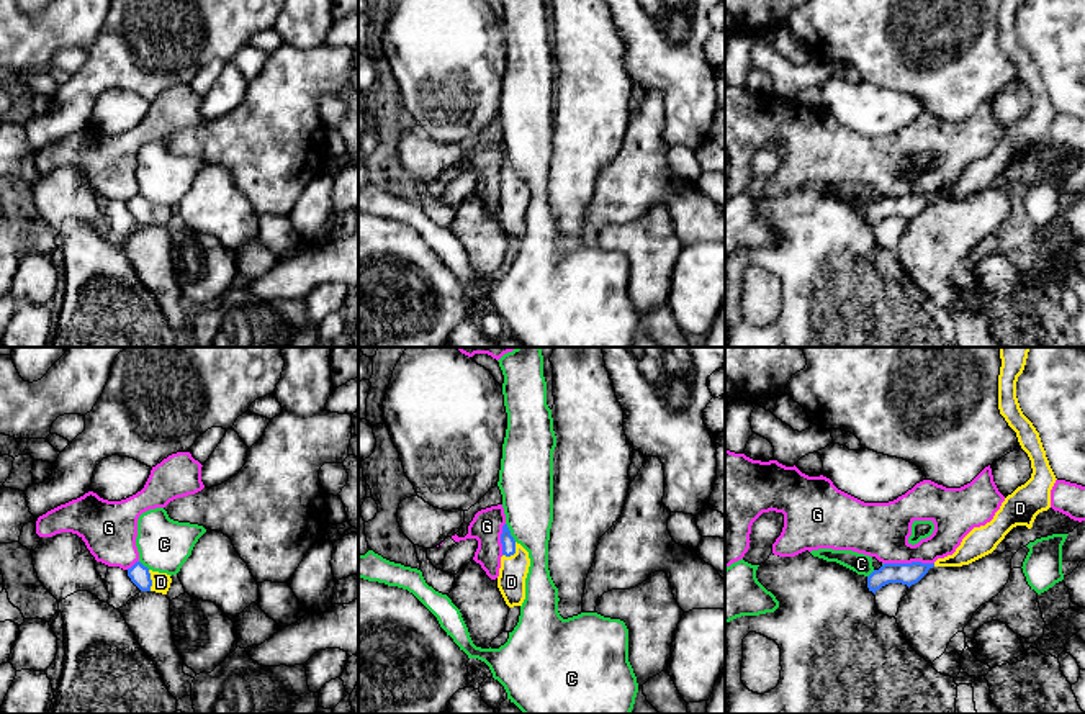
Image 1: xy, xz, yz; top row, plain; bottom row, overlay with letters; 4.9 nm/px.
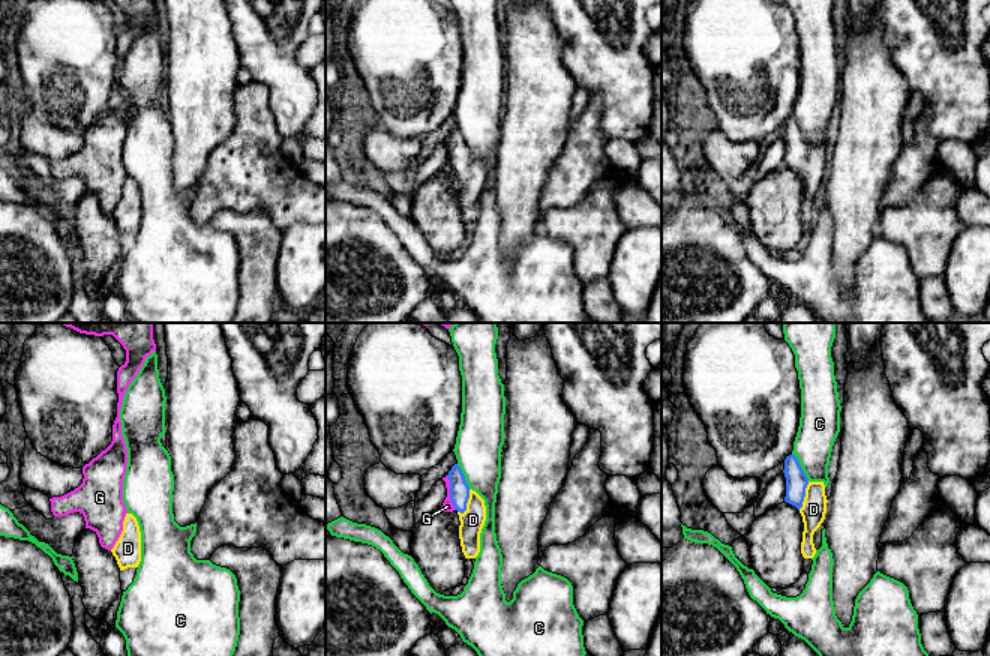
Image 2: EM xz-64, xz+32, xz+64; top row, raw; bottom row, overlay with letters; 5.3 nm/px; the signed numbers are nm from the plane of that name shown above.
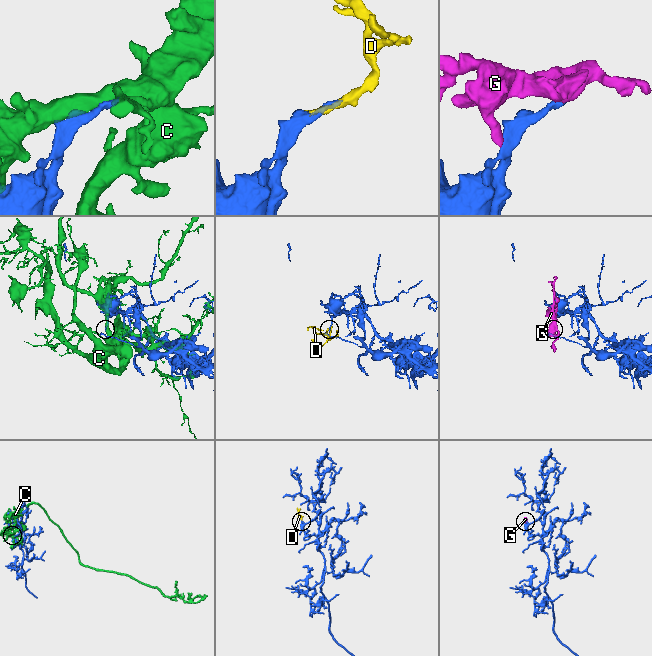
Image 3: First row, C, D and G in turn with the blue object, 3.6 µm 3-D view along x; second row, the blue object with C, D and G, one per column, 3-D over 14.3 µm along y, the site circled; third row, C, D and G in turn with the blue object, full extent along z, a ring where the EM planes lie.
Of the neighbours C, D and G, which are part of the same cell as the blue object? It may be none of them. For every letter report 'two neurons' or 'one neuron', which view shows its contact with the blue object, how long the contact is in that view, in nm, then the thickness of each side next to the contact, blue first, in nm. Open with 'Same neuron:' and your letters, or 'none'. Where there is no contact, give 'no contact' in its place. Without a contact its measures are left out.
Same neuron: D
C: two neurons | xz | 110 nm | 70/260 nm
D: one neuron | xz | 100 nm | 70/140 nm
G: two neurons | yz | 240 nm | 110/280 nm

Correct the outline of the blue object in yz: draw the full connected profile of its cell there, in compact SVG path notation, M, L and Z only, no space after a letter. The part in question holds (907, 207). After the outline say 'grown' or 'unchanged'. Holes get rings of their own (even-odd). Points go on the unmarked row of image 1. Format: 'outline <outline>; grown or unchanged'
outline M884 197L867 210L867 221L876 228L877 223L889 216L902 216L908 221L918 216L934 197Z; unchanged

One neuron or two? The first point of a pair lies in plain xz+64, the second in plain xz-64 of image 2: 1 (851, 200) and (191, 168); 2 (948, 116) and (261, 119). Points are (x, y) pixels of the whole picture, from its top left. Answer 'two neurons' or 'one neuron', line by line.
1: one neuron
2: two neurons

